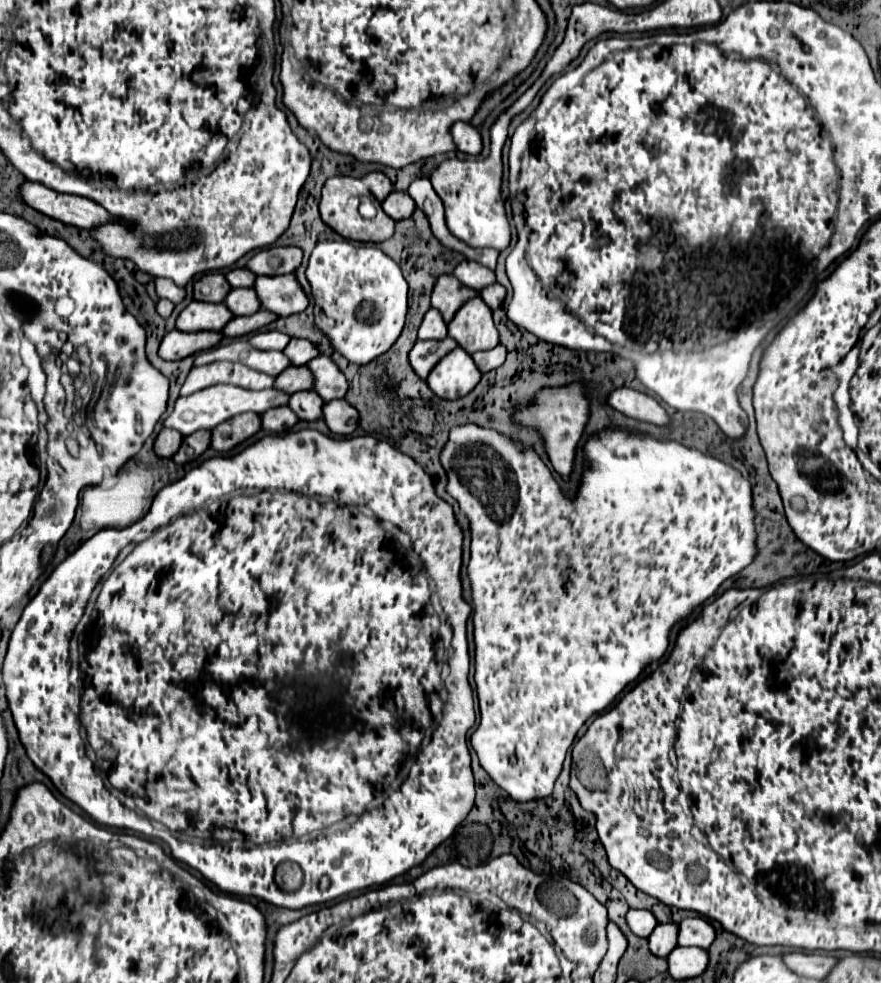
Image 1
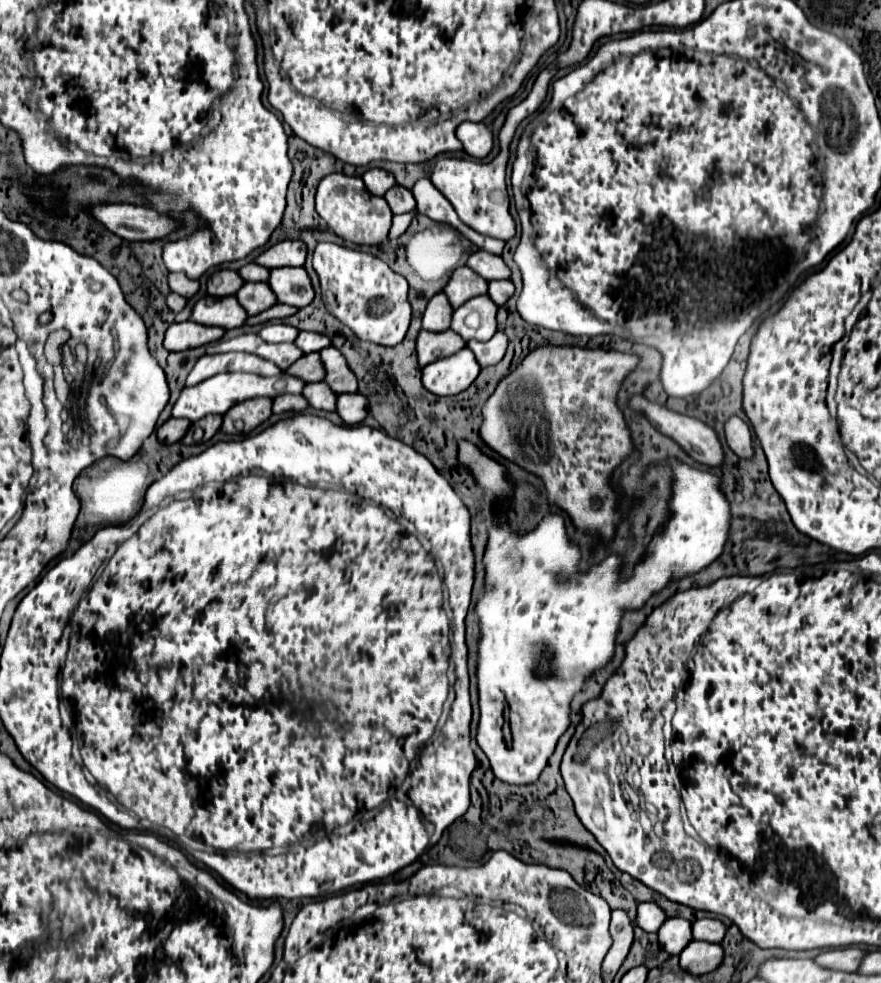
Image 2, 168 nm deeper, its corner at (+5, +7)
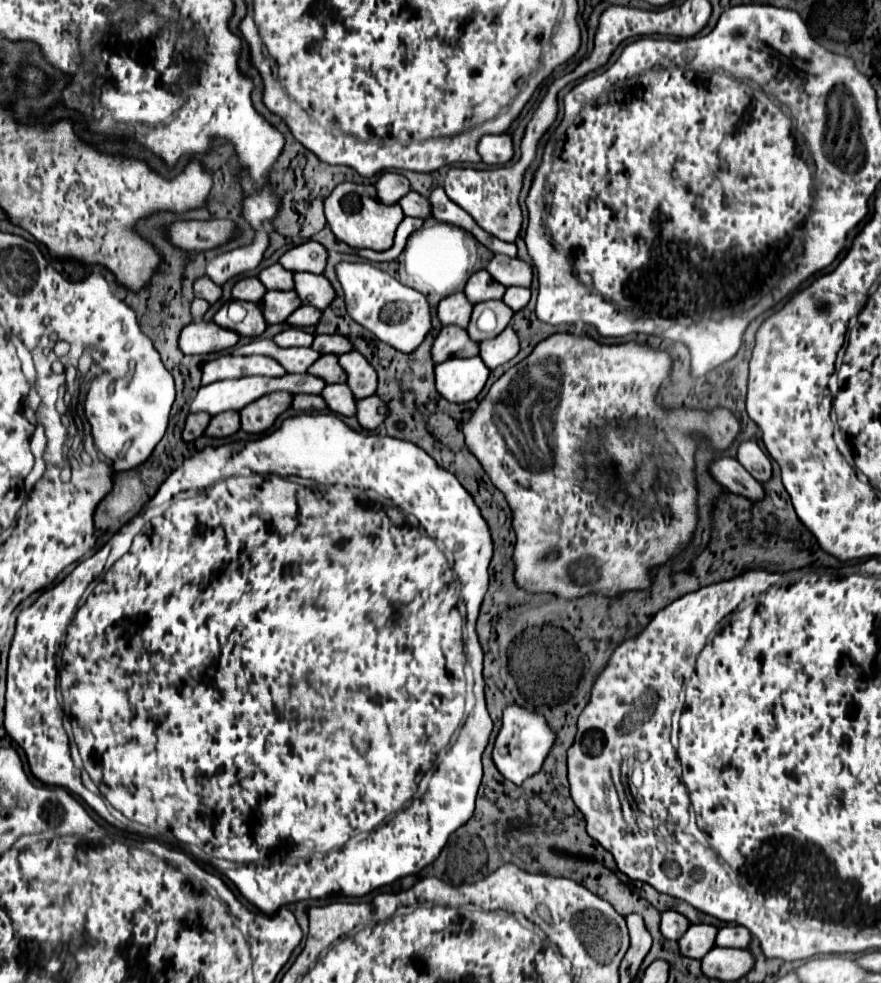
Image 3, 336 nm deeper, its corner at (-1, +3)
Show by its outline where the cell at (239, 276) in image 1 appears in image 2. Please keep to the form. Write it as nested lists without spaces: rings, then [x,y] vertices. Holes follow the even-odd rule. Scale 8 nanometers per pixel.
[[[250,262],[250,264],[242,266],[242,268],[238,270],[238,274],[240,274],[242,280],[246,280],[246,282],[266,282],[270,270],[264,268],[264,266],[258,266],[258,264],[254,264],[254,262]]]

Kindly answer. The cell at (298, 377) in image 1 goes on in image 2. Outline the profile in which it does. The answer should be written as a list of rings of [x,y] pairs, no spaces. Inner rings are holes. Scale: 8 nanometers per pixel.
[[[306,354],[302,358],[298,358],[288,370],[286,374],[292,374],[304,382],[320,382],[324,380],[324,366],[320,362],[320,354]]]

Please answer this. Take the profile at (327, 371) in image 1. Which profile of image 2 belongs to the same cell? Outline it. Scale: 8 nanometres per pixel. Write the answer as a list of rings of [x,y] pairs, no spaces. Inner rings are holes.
[[[322,348],[320,350],[320,358],[322,364],[326,368],[326,378],[324,382],[332,388],[332,392],[336,394],[344,394],[344,392],[356,392],[358,384],[356,384],[356,376],[354,372],[348,368],[344,356],[334,348]]]

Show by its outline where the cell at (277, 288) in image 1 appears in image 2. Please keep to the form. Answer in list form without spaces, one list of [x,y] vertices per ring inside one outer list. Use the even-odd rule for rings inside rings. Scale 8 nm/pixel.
[[[274,268],[270,270],[268,286],[276,294],[276,300],[288,306],[302,308],[314,298],[314,288],[304,268]]]

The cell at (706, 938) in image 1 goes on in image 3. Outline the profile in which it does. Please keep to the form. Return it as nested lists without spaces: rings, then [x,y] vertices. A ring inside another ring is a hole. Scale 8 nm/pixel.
[[[724,926],[718,930],[716,946],[728,946],[728,948],[748,948],[752,942],[752,934],[744,926]]]

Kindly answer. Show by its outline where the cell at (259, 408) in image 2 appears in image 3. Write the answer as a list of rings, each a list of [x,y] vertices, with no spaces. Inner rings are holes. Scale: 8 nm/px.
[[[272,392],[268,396],[262,396],[260,400],[248,404],[248,408],[242,408],[242,430],[244,432],[264,432],[268,430],[274,420],[292,406],[292,394],[290,392]]]

